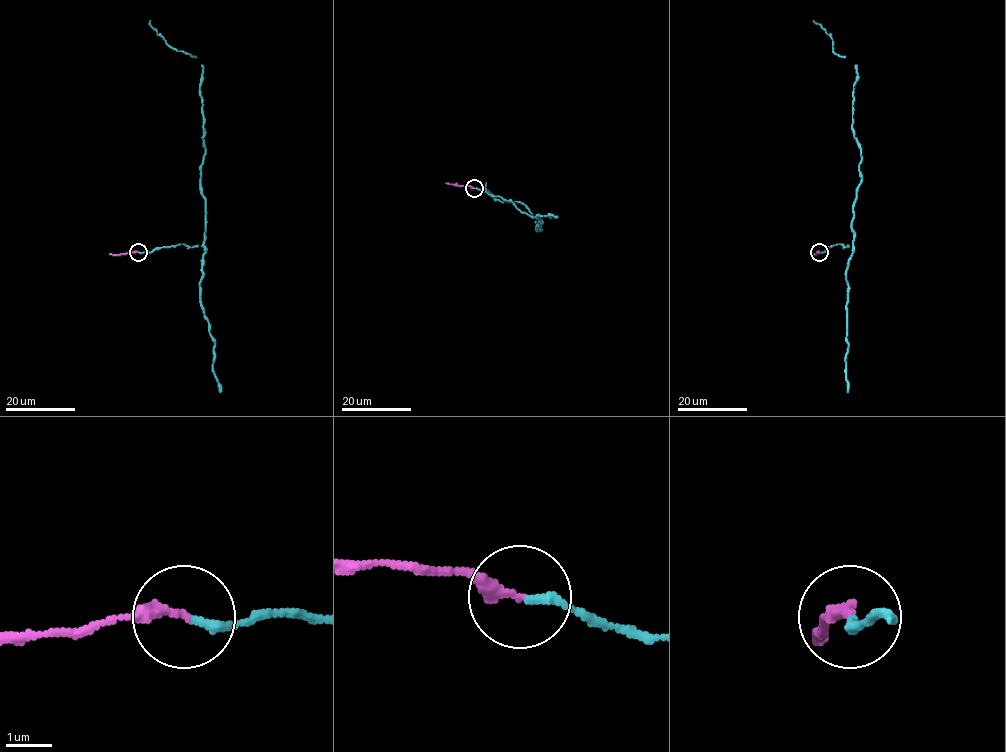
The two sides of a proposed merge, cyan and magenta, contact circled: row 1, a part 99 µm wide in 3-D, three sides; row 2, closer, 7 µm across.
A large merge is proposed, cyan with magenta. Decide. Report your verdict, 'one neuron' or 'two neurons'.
one neuron

